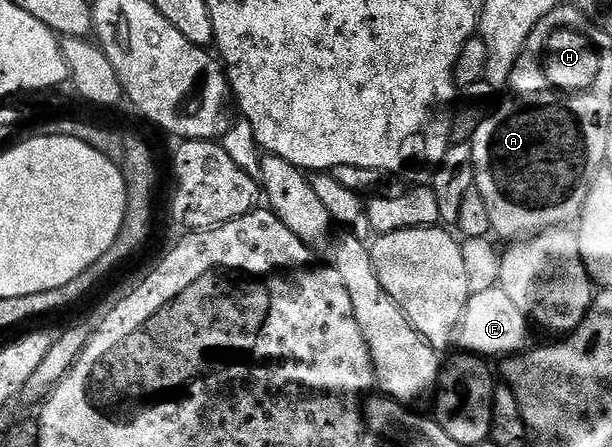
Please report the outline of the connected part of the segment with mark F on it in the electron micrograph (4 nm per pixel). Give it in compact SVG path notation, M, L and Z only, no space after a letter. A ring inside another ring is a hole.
M492 284L485 290L477 289L468 297L460 326L456 329L454 342L461 351L470 354L515 356L529 345L528 337L532 334L531 329L533 330L530 319L522 308L518 308L518 304L514 304L510 296L506 296L506 292L500 285Z

